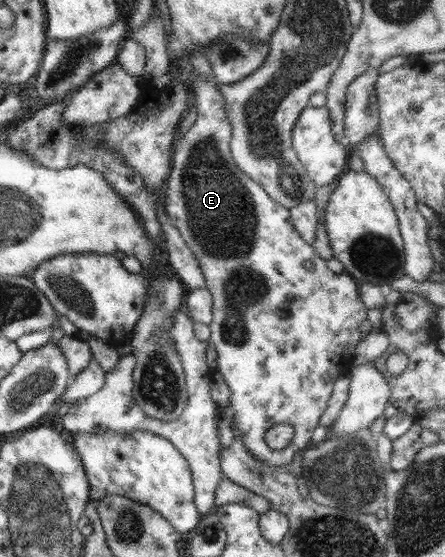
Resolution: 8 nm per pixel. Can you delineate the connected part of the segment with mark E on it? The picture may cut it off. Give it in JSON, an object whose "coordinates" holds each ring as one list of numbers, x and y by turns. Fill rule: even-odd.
{"coordinates":[[194,75,191,78,191,90,193,90,192,103,197,109,197,119,185,135,178,139,171,151,170,171,163,190,164,209,168,214,168,219,175,228,179,229,187,247,191,249,195,259,197,259,197,263,199,263,199,267,203,271,203,277,205,277,206,290,209,290,212,296,213,320,209,325,211,333,208,343,216,351,216,364,218,365,216,371,223,375,225,383,227,383,231,393,233,393,229,398,228,409,233,410,231,426,233,427,233,432,235,432,235,438,237,433,240,434,240,439,246,449,258,460,264,460,271,466,283,466,284,464,289,464,297,452,312,444,312,434,316,426,319,425,320,418,327,408,334,384,339,377,349,374,353,365,354,348,361,340,359,325,367,319,367,309,360,299,359,290,353,278,345,272,337,275,327,268,325,260,319,258,312,246,307,244,296,231,291,220,290,209,275,202,262,186,259,186,257,182,249,178,249,175,245,174,236,165,230,149,232,126,226,113,225,99,217,85,206,76],[307,261,313,263,313,272,309,272,303,266,303,263],[278,424,289,424,295,431,291,443,280,450,268,447,264,439,265,432]]}

